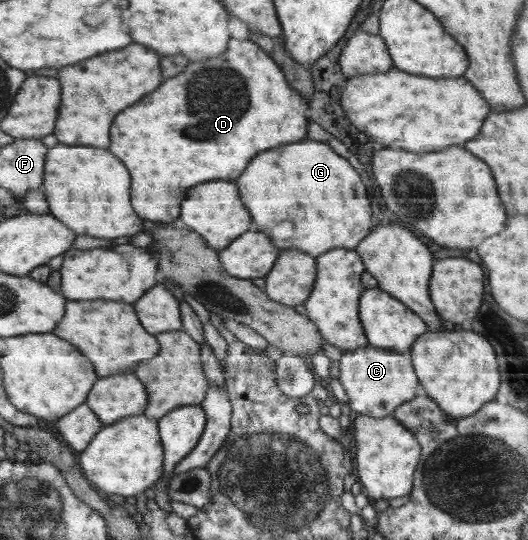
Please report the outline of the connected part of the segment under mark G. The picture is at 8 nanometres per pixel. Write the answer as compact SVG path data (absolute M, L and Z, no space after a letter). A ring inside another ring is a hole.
M302 139L298 144L266 149L250 161L235 183L242 194L241 200L246 202L245 208L250 208L250 216L254 216L252 230L266 232L278 248L298 248L318 257L338 247L355 249L372 232L372 212L358 172L321 141Z

